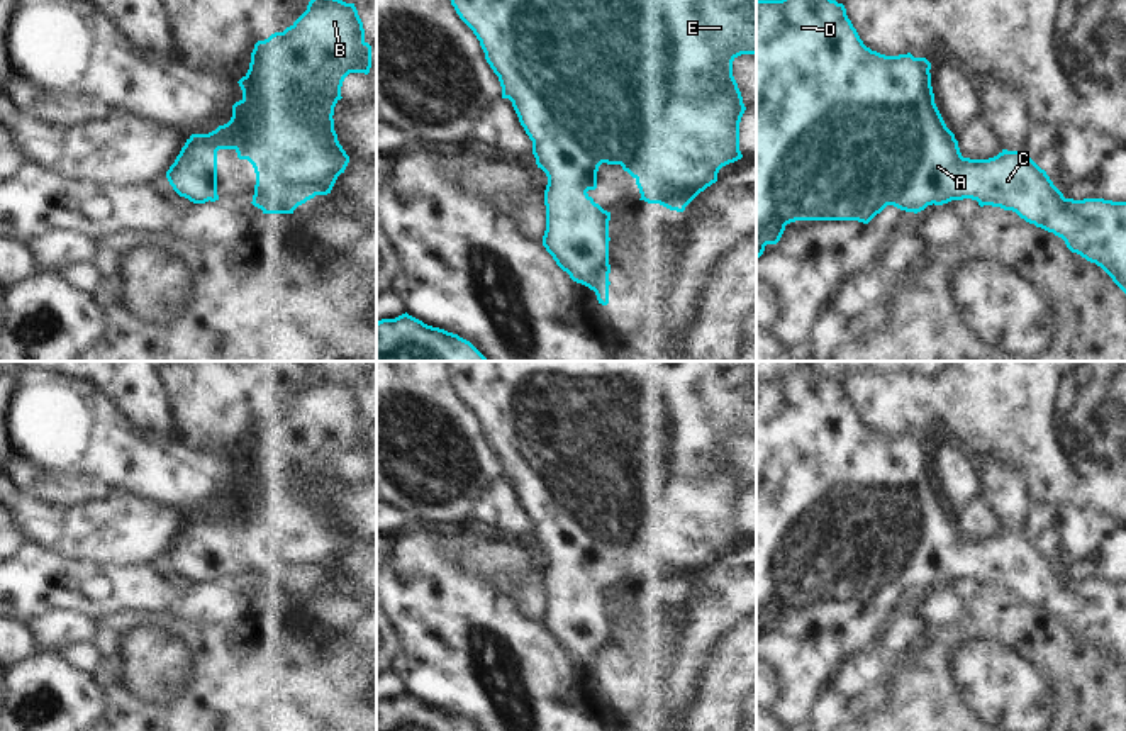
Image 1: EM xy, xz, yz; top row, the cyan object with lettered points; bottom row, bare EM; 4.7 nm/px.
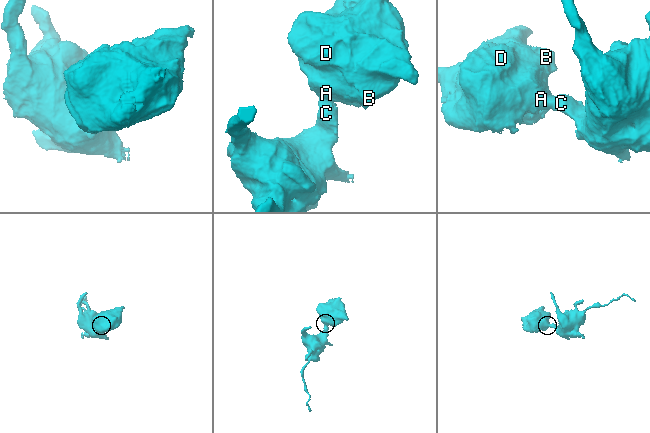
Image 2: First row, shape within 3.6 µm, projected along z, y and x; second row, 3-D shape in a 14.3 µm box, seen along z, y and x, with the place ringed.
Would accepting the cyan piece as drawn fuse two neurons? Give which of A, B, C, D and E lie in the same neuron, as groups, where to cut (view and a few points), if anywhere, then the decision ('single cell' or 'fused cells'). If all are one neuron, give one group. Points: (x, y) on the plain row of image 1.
A B C D E | no cut | single cell

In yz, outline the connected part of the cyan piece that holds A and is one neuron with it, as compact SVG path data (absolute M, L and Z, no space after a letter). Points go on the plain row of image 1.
M805 363L782 380L756 380L756 639L795 600L868 604L887 585L921 592L928 585L972 578L1016 592L1062 617L1072 633L1101 646L1126 673L1126 582L1065 578L1024 531L1002 529L989 539L963 538L931 466L931 443L911 432L885 436L863 424L843 383Z

